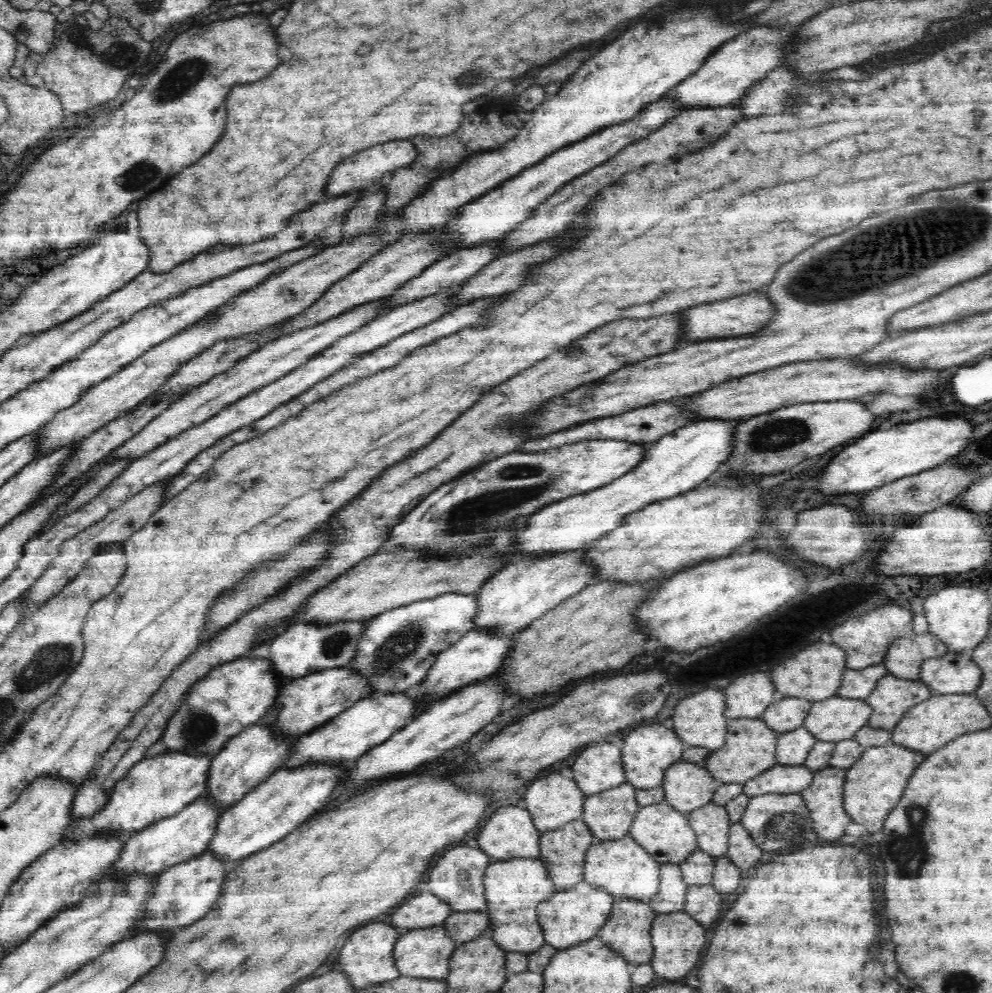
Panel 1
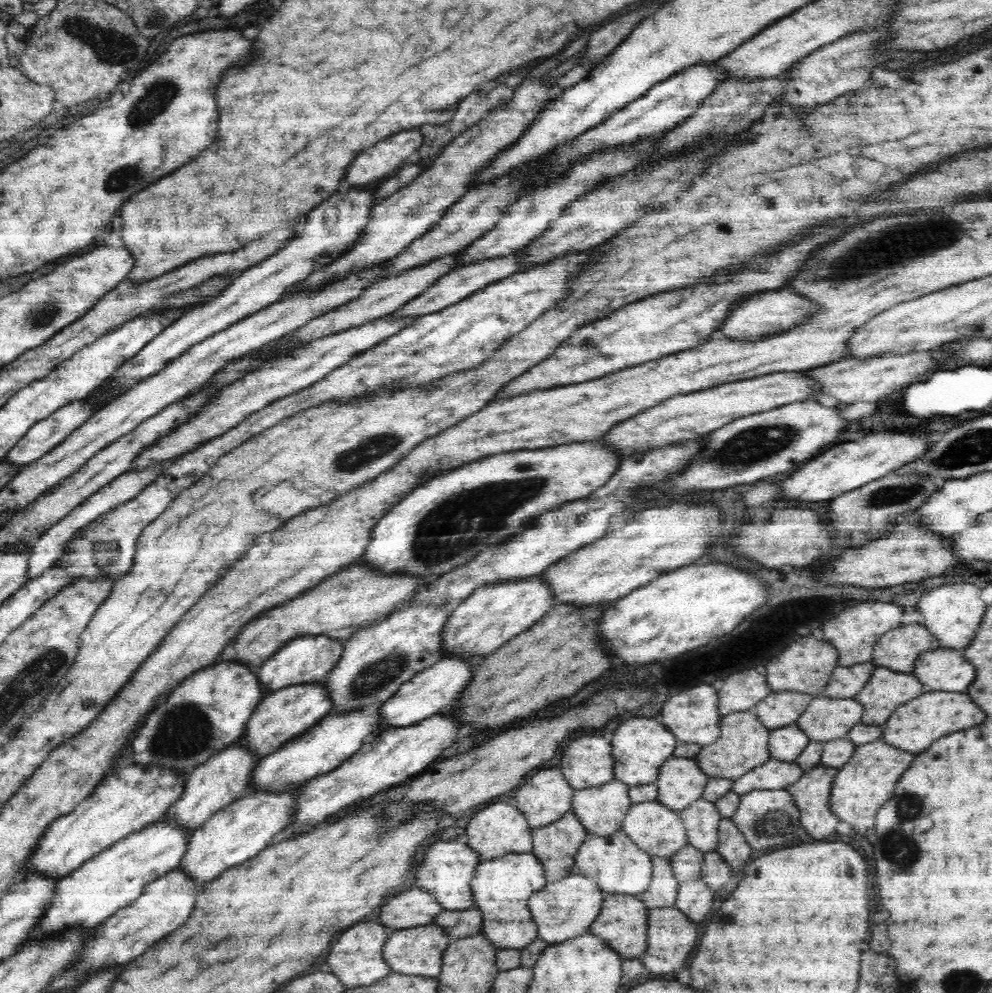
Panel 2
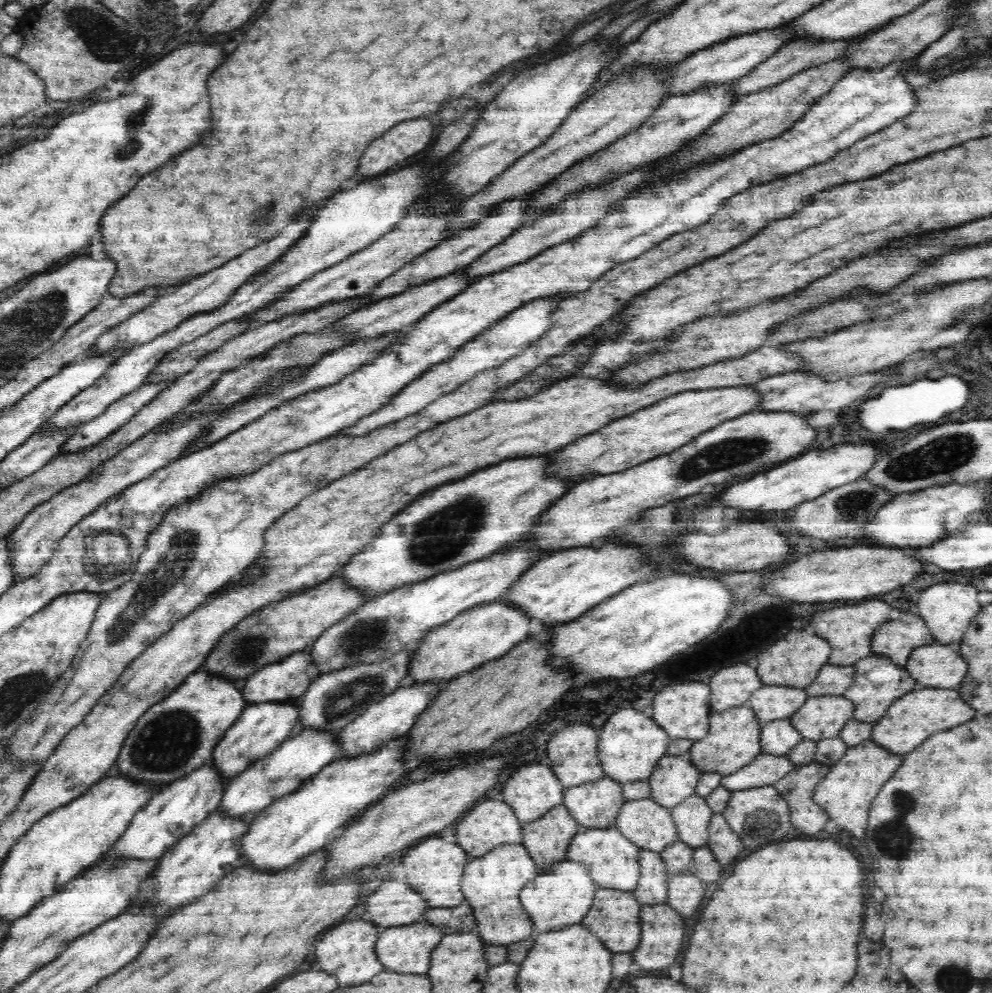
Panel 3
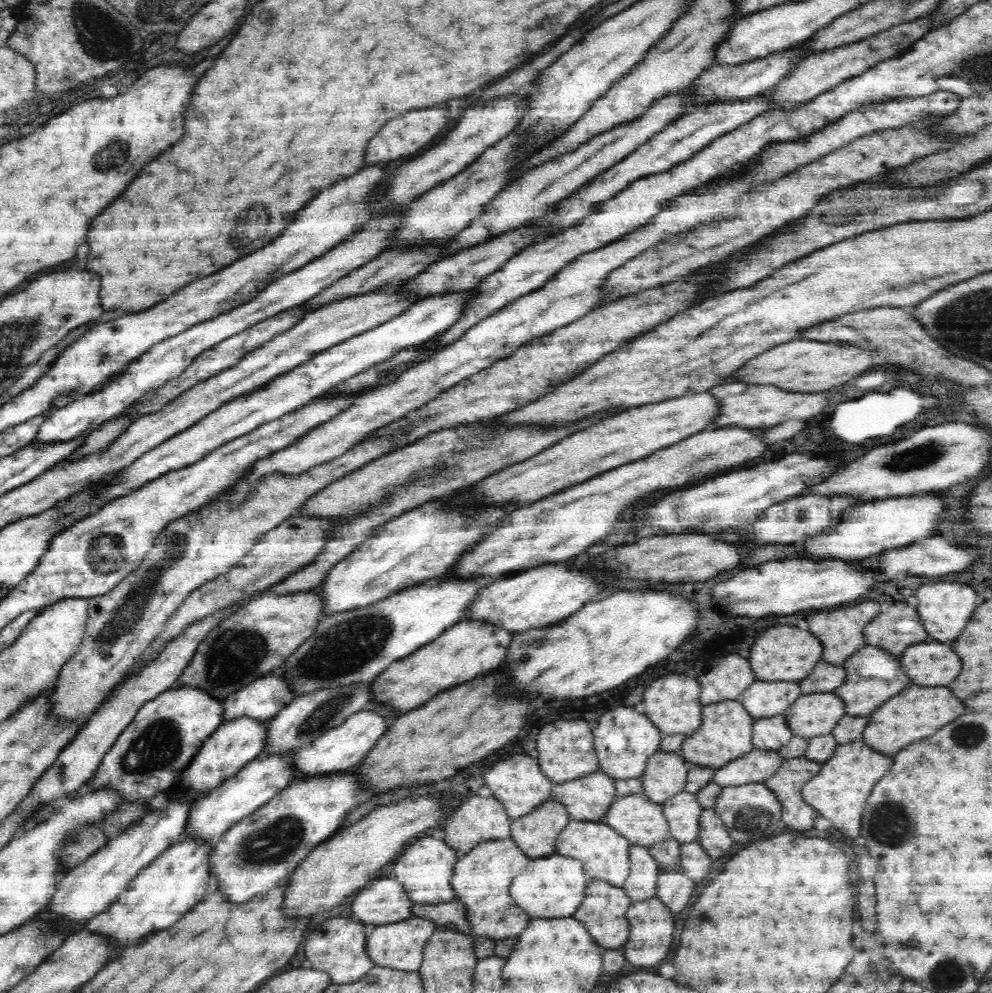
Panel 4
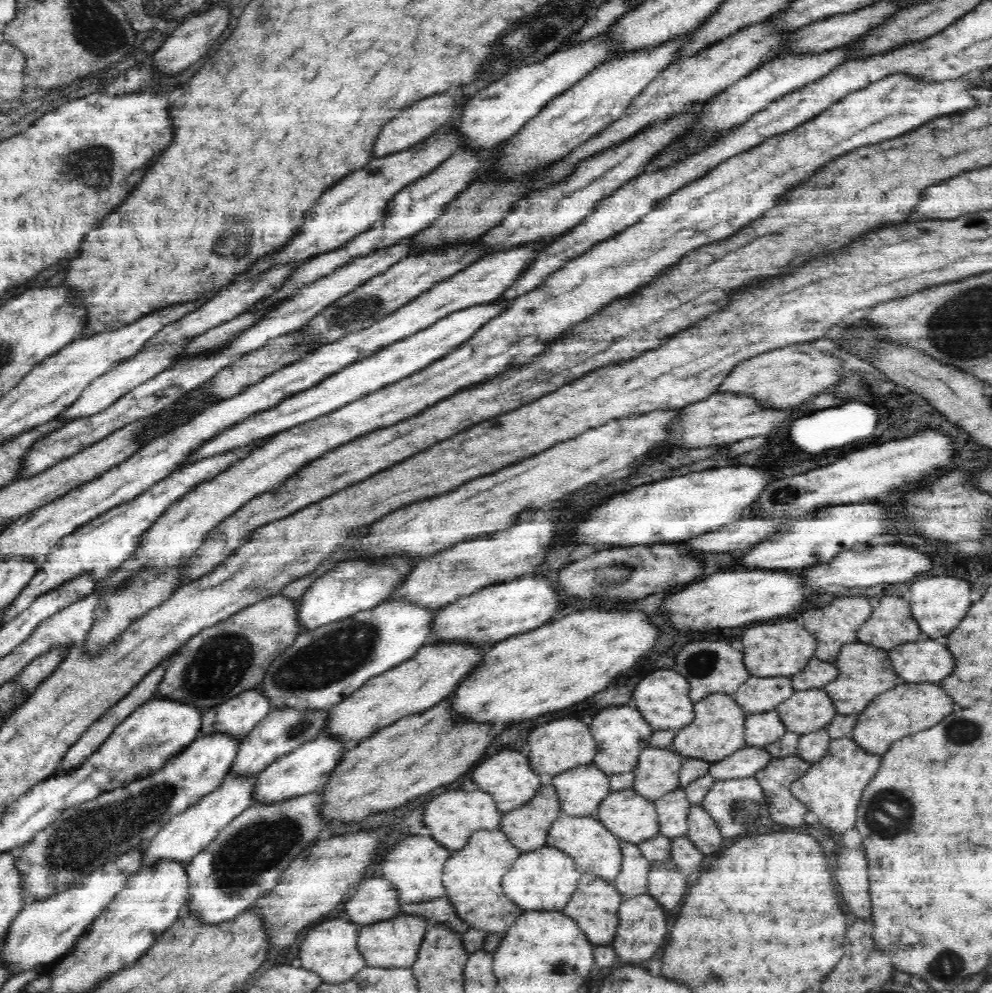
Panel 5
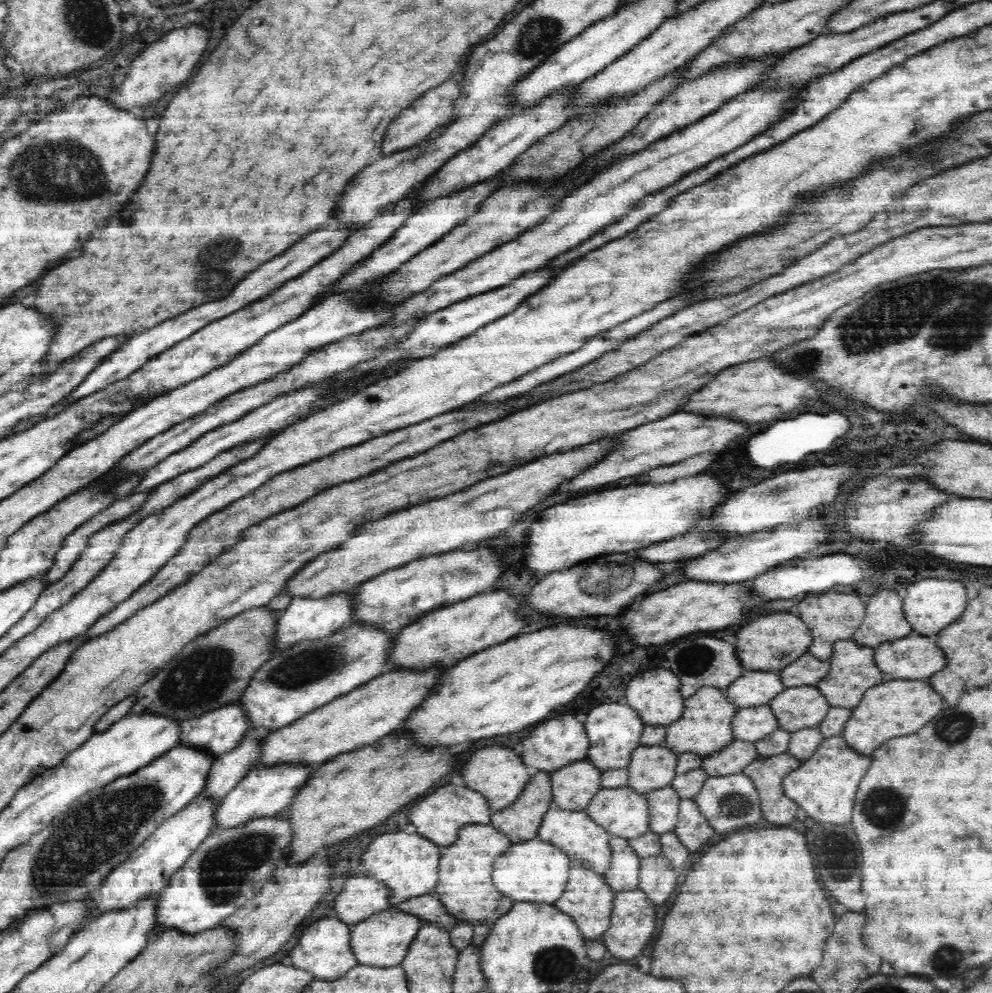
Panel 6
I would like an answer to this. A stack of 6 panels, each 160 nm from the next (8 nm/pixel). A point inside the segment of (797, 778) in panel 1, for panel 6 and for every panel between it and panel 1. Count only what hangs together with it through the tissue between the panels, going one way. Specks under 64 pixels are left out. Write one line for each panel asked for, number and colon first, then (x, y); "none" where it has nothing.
2: (774, 774)
3: (766, 769)
4: (757, 765)
5: (745, 762)
6: (738, 754)

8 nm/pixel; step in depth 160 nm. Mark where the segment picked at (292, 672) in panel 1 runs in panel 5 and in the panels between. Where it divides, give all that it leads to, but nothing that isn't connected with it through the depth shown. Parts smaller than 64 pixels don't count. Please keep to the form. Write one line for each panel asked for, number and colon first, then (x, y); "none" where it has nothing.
2: (308, 659)
3: (284, 681)
4: (261, 700)
5: (236, 717)

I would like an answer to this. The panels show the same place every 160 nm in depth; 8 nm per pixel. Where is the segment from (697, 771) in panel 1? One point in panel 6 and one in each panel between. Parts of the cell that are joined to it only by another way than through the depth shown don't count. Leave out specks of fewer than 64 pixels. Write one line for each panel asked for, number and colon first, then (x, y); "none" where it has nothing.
2: (680, 782)
3: (674, 779)
4: (665, 774)
5: (658, 770)
6: (651, 767)

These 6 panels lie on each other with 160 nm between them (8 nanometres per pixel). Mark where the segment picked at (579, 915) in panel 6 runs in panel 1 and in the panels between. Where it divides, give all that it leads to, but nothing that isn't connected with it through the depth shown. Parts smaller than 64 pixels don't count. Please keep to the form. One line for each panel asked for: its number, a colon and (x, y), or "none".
1: (627, 931)
2: (622, 923)
3: (613, 917)
4: (603, 910)
5: (594, 905)

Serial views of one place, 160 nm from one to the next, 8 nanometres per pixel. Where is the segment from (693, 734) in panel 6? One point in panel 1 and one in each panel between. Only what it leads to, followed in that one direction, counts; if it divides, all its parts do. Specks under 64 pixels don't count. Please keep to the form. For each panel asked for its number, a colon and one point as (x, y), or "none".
1: (750, 748)
2: (742, 745)
3: (732, 740)
4: (725, 734)
5: (717, 730)

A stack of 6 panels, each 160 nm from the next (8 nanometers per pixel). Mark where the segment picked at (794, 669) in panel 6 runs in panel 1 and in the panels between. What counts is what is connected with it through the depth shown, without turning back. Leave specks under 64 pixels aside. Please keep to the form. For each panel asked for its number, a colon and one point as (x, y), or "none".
1: (855, 683)
2: (846, 682)
3: (833, 680)
4: (826, 677)
5: (818, 673)

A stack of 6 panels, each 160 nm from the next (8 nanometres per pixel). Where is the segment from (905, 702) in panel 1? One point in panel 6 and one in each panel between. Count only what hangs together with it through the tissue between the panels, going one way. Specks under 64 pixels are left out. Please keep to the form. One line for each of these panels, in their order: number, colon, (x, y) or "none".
2: (886, 688)
3: (879, 681)
4: (872, 675)
5: (864, 671)
6: (852, 670)

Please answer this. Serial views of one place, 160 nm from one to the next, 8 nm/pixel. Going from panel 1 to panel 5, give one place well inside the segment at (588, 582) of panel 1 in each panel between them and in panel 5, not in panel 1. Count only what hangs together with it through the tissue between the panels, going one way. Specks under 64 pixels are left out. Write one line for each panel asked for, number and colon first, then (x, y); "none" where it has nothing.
2: (482, 624)
3: (488, 631)
4: (468, 650)
5: (415, 685)

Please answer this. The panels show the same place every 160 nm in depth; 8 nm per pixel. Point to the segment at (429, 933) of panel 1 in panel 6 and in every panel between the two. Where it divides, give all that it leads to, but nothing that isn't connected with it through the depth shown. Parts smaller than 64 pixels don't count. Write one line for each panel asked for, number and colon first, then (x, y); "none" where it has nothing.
2: (418, 951)
3: (407, 949)
4: (400, 946)
5: (394, 943)
6: (382, 940)

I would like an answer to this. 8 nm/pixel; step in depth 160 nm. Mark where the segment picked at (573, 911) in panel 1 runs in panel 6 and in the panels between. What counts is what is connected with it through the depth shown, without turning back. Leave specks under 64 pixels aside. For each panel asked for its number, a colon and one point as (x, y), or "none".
2: (565, 908)
3: (561, 895)
4: (553, 886)
5: (545, 878)
6: (533, 870)

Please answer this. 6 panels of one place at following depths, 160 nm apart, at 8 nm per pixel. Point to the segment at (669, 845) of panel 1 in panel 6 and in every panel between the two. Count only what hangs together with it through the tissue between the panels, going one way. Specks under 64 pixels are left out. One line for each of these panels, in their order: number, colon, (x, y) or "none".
2: (658, 830)
3: (650, 825)
4: (636, 817)
5: (631, 817)
6: (621, 811)

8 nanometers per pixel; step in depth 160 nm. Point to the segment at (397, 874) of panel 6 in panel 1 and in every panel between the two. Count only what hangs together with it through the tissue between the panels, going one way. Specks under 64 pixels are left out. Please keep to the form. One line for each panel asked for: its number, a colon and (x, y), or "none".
1: (457, 878)
2: (449, 867)
3: (434, 868)
4: (424, 870)
5: (414, 867)

